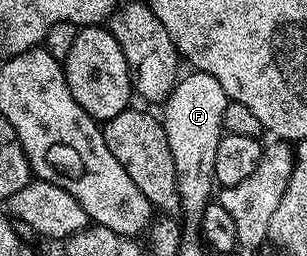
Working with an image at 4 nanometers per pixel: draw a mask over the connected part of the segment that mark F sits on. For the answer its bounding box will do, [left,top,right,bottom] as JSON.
[162,70,230,222]

